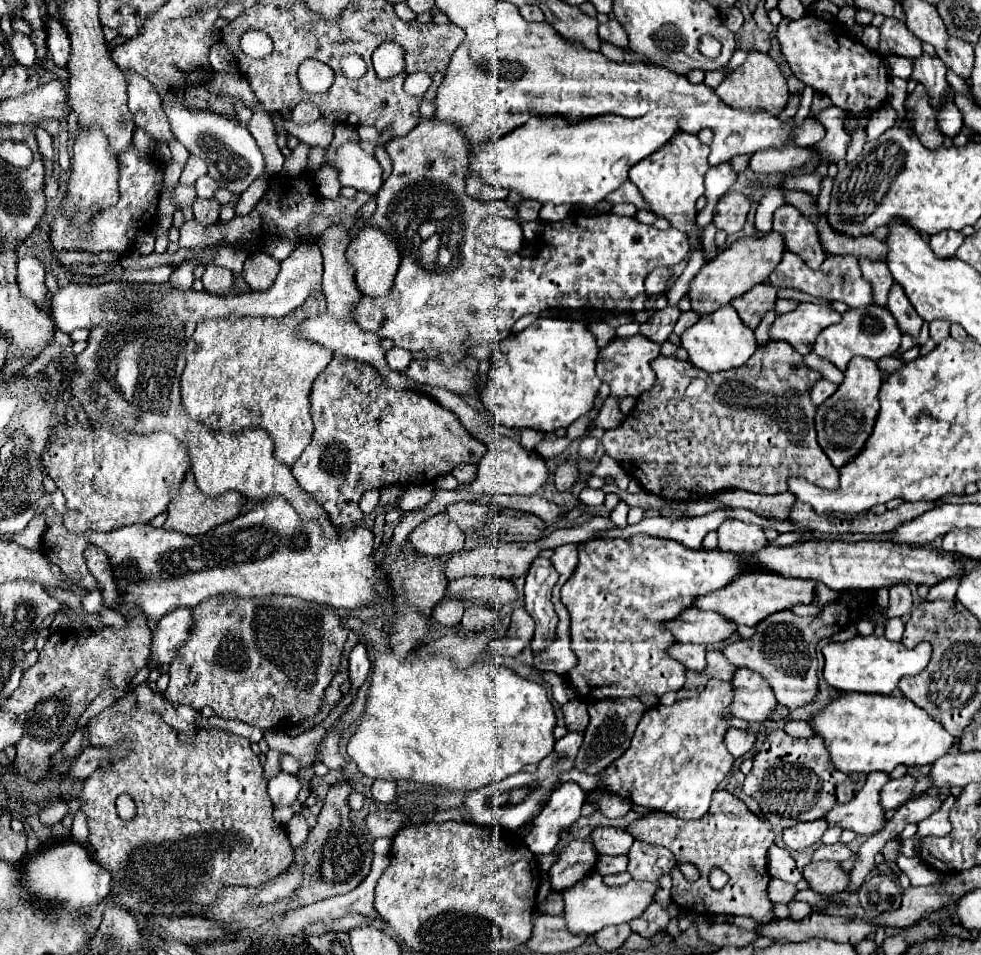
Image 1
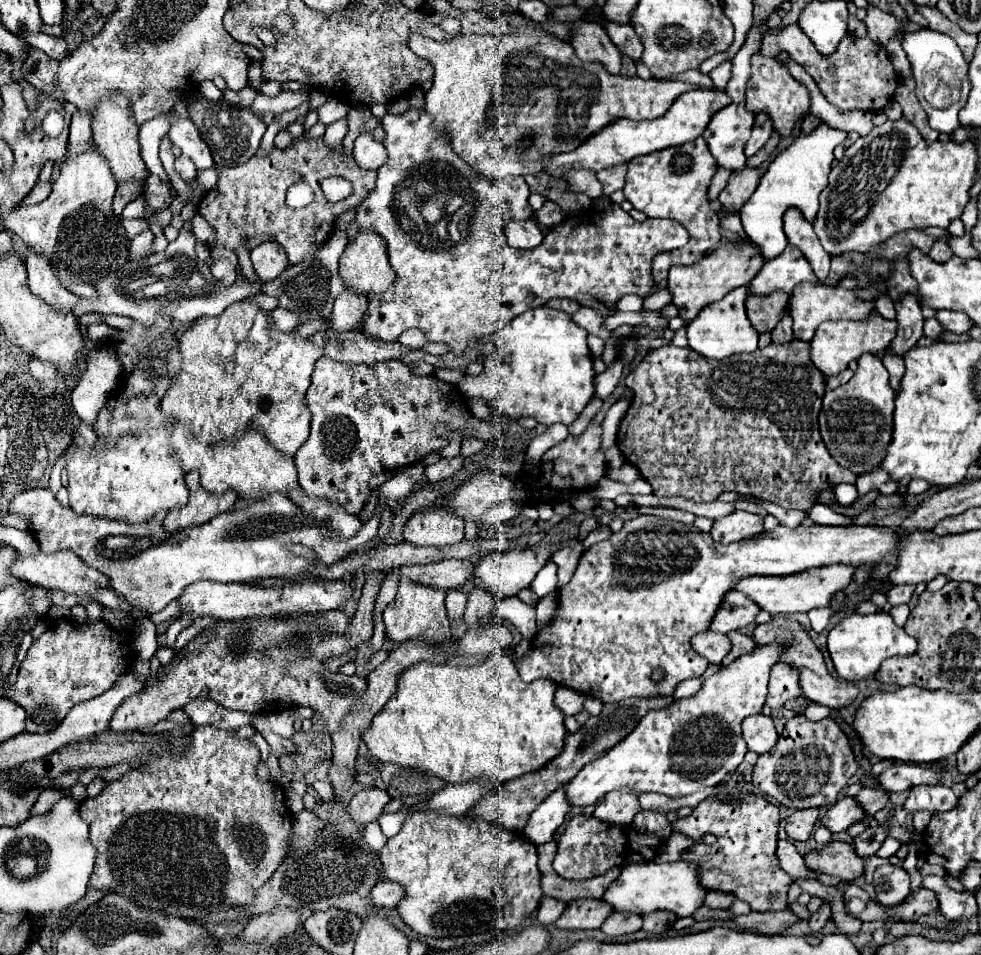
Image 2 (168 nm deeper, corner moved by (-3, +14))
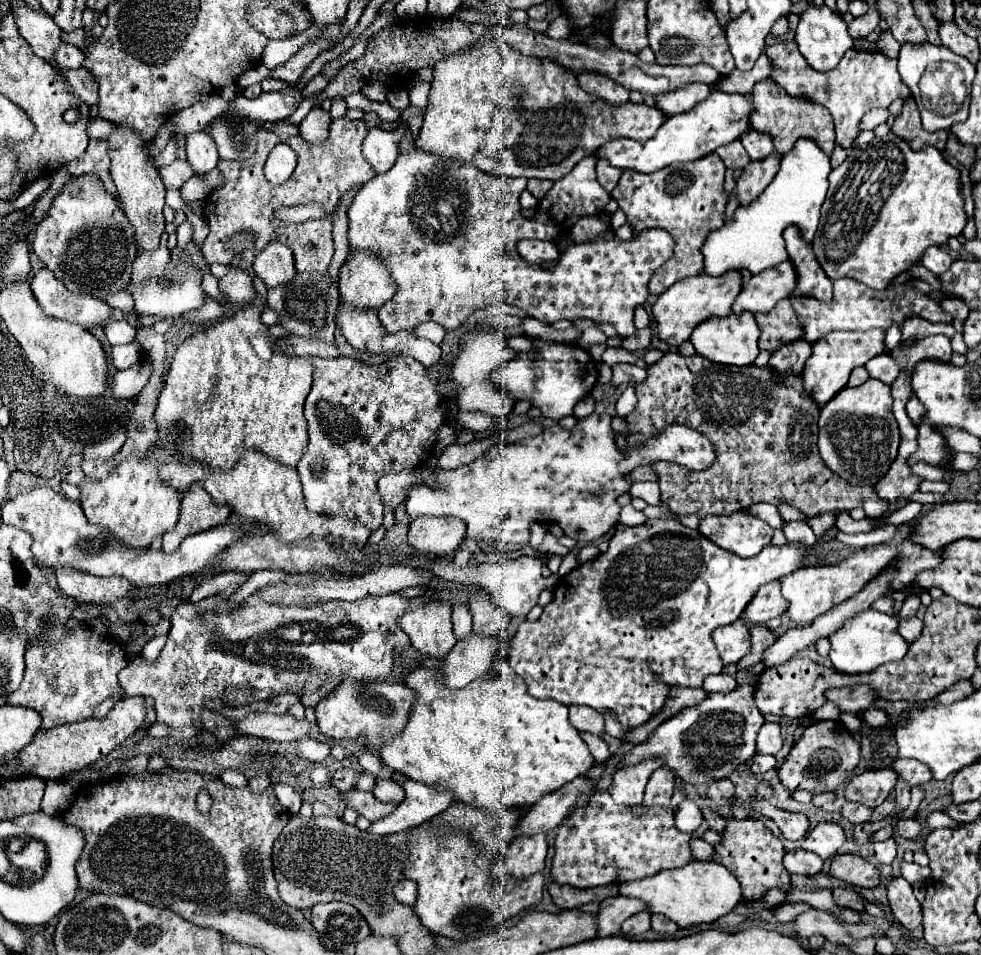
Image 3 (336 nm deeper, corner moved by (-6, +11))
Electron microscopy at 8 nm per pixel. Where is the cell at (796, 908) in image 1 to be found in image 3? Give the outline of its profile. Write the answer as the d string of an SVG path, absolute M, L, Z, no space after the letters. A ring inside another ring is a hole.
M837 887L831 893L833 893L833 899L835 899L837 907L849 907L849 909L855 909L855 911L863 911L861 899L857 897L855 891L851 891L847 887Z

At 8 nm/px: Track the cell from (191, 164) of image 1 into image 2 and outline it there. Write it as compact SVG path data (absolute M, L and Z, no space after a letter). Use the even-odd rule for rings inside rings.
M184 154L176 158L174 170L176 170L176 174L178 174L182 180L186 180L186 182L190 182L190 180L196 176L196 166L194 166L192 160L190 160L188 156L184 156Z

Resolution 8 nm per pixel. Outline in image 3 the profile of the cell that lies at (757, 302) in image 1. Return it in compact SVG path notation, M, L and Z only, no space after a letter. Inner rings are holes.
M789 299L779 301L779 307L771 309L769 313L755 313L755 319L761 329L759 349L775 351L779 345L803 337L803 329L795 319L795 311L791 309Z

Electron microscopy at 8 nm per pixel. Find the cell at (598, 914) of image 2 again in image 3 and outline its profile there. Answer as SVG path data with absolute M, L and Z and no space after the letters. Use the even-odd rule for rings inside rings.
M617 895L617 897L603 899L599 903L597 913L593 915L595 917L595 923L597 923L597 935L599 937L617 935L621 923L627 917L631 917L631 915L643 911L643 909L645 909L645 905L639 899L631 899L631 897Z

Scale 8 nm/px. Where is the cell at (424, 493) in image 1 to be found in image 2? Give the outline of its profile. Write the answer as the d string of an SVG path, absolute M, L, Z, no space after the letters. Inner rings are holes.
M458 454L454 458L440 458L438 462L426 466L426 480L428 482L438 482L438 480L450 478L456 470L462 468L462 462L464 462L462 454Z

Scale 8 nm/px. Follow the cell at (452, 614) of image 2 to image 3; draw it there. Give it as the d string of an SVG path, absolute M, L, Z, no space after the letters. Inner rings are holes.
M467 603L453 605L453 633L461 639L471 633L471 613Z

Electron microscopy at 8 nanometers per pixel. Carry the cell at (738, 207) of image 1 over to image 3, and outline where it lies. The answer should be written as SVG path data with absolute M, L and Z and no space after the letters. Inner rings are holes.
M771 153L763 161L751 161L749 165L745 165L735 187L739 205L749 205L755 197L759 197L759 193L771 183L777 171L779 171L777 153Z

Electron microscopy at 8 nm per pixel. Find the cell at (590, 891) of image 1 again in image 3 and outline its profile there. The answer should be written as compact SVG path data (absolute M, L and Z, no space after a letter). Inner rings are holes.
M691 861L683 867L663 869L647 879L619 883L619 893L643 901L649 913L661 913L679 927L711 923L729 913L741 901L741 889L735 875L723 865L711 861Z

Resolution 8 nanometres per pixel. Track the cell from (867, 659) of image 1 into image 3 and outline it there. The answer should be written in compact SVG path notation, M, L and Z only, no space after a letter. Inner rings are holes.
M867 609L861 615L857 615L855 619L849 619L837 633L833 633L829 637L829 641L831 641L829 659L831 659L833 667L837 671L849 673L849 675L869 673L883 663L901 661L909 651L909 643L897 633L897 617L879 613L875 609Z

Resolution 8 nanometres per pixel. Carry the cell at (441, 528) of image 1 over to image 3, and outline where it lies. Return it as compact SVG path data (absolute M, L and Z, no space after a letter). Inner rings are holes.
M417 517L407 535L413 549L439 557L455 553L463 539L465 523L457 517Z

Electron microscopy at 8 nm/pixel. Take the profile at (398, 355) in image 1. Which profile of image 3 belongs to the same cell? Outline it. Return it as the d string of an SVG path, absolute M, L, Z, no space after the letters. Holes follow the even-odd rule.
M431 321L417 325L417 327L413 329L413 333L415 333L415 337L419 337L419 339L429 339L431 343L437 343L437 345L439 345L439 343L443 341L443 337L445 337L445 329L439 327L437 323L431 323Z

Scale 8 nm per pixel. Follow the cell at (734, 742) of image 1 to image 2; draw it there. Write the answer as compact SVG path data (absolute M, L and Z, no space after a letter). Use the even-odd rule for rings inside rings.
M748 716L742 722L744 740L748 744L748 750L762 754L764 750L770 750L778 738L778 732L774 728L774 720L770 716Z

